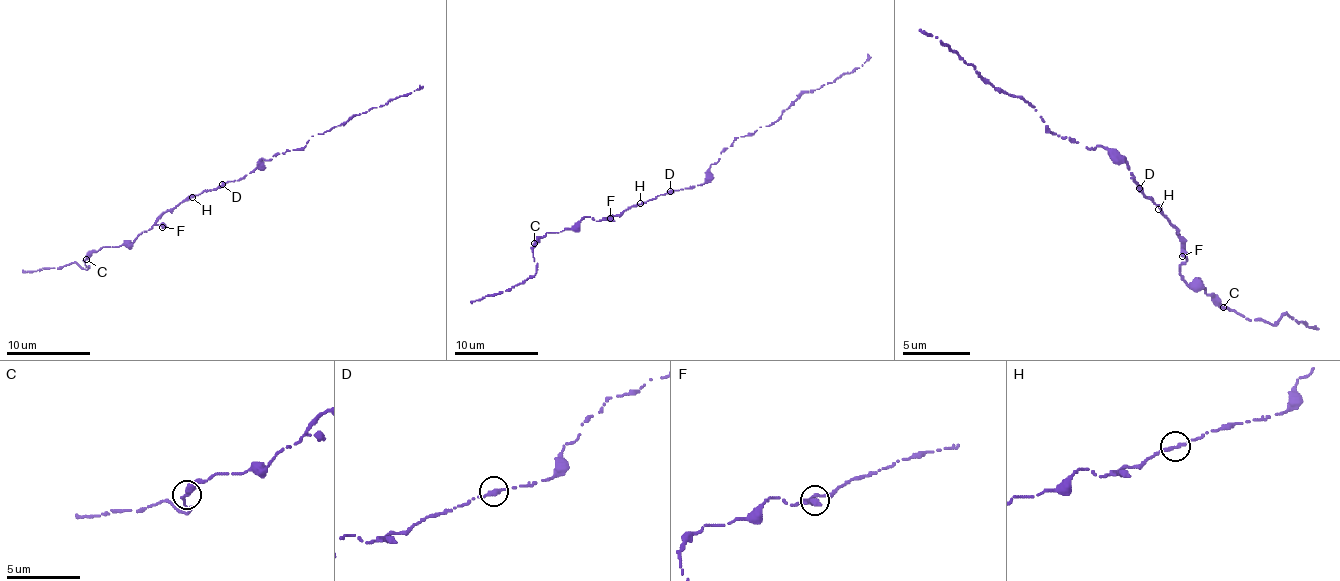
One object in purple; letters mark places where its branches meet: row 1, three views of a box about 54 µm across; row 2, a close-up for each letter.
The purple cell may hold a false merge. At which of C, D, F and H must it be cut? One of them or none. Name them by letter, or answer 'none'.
none

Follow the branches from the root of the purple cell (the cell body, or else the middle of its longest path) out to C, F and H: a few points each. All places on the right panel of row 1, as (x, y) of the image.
C: (1138, 185), (1179, 229), (1185, 253), (1179, 273), (1189, 284), (1206, 287), (1223, 307)
F: (1138, 185), (1179, 229), (1182, 256)
H: (1138, 185), (1158, 209)

